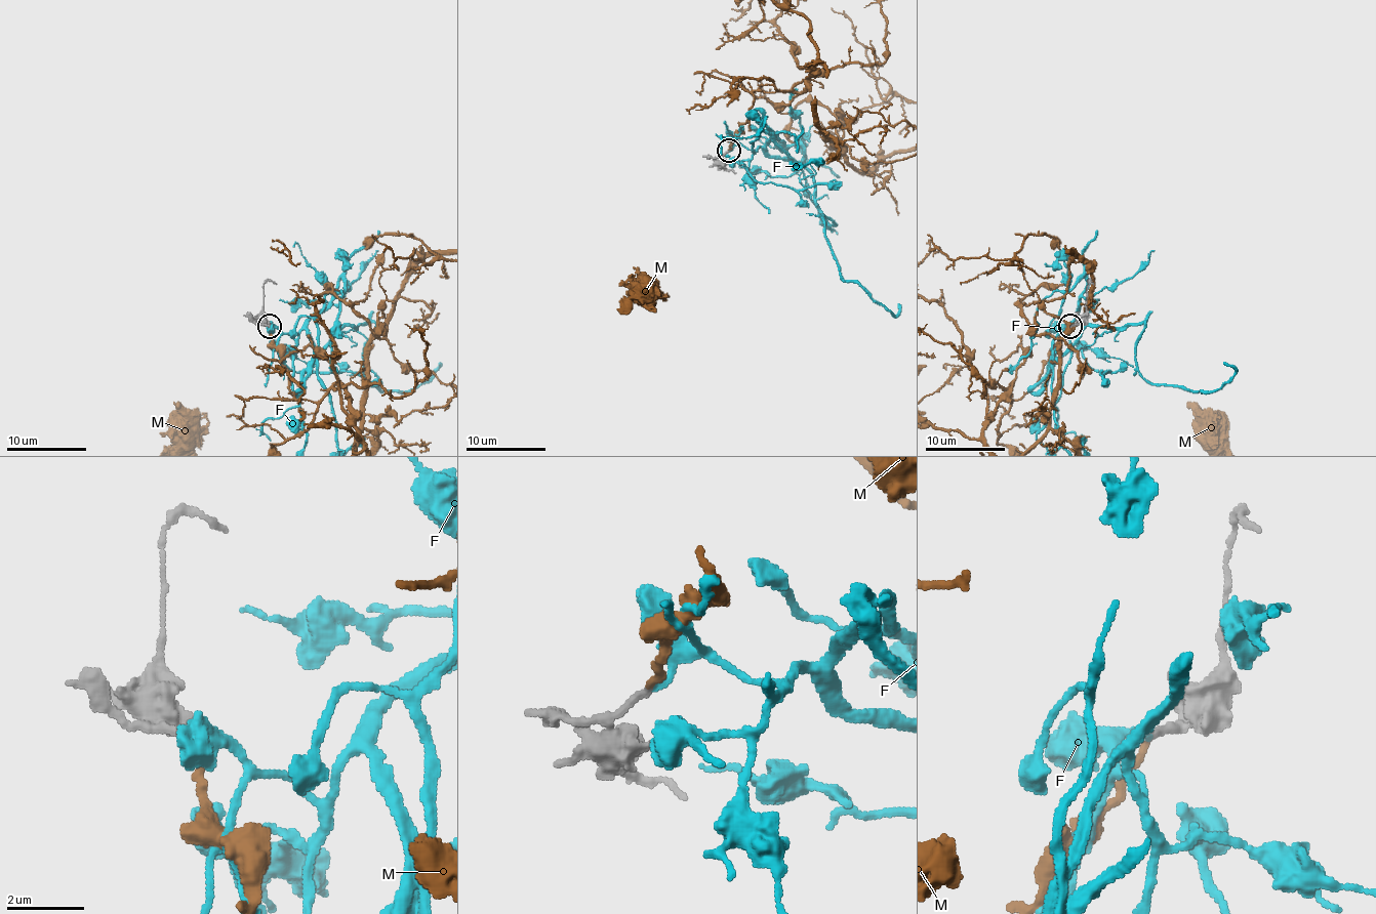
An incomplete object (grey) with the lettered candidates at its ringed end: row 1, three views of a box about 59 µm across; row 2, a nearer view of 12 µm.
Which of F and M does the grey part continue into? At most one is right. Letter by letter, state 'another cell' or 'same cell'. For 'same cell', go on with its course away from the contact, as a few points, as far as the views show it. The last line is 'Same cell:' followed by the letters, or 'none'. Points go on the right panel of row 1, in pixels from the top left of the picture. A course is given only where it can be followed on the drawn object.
F: same cell
M: another cell
Same cell: F

